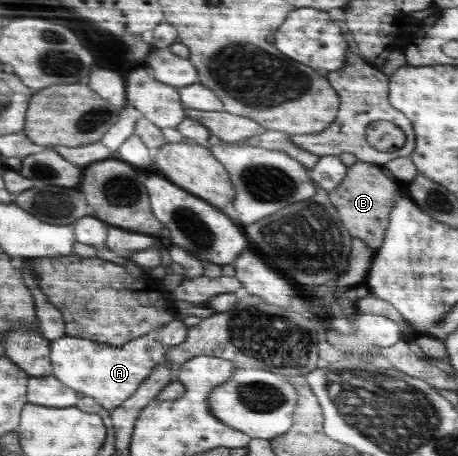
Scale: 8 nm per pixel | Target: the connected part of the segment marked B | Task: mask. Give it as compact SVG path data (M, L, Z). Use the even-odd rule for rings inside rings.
M358 161L355 165L348 166L345 179L328 196L352 237L362 239L370 248L376 250L384 240L391 208L396 195L400 193L399 183L386 177L380 165Z

